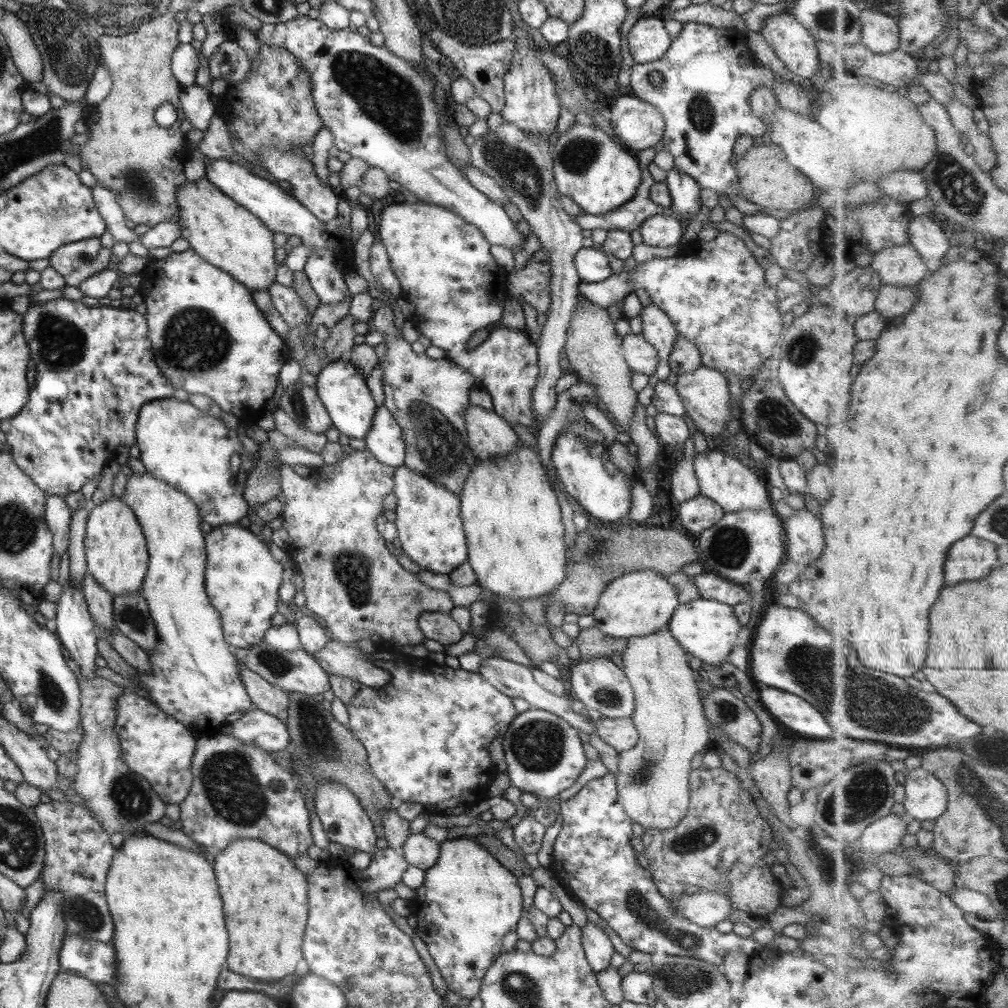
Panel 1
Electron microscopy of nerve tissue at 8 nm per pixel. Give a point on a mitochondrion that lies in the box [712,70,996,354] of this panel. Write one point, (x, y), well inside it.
(956, 185)

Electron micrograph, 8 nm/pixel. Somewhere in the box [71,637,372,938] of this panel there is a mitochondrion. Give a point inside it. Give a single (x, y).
(232, 786)

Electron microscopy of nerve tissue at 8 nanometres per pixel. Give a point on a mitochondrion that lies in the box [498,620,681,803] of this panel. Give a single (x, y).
(538, 745)

